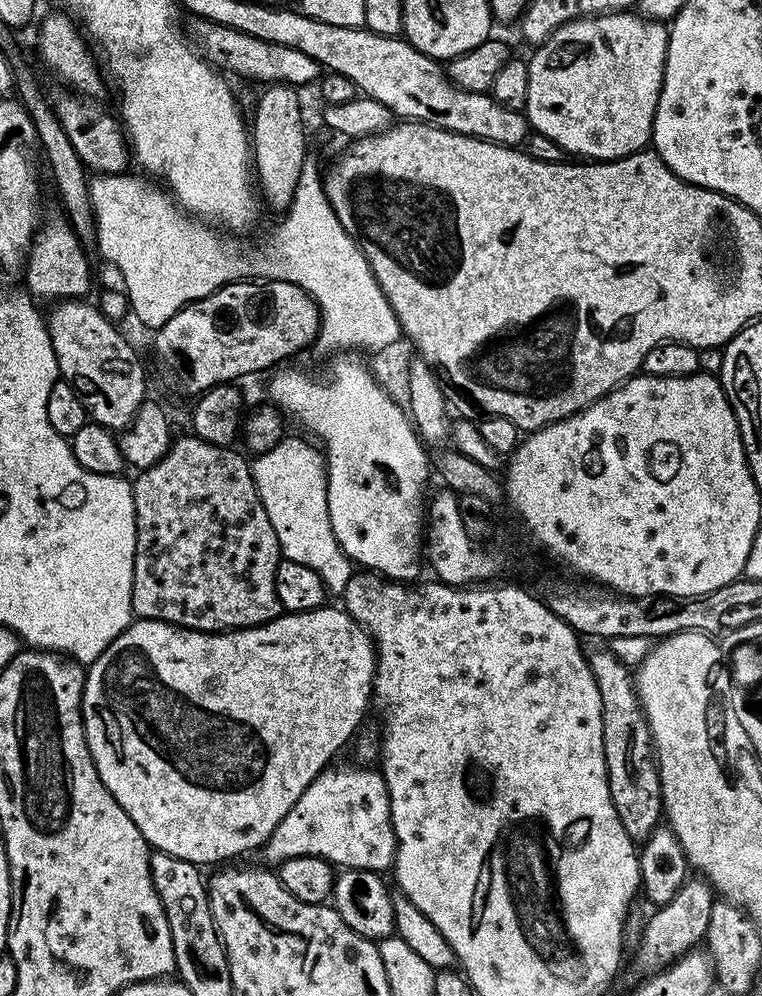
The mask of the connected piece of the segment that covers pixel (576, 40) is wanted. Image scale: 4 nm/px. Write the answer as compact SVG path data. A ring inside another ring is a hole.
M625 10L623 12L603 12L601 16L582 16L578 20L571 20L568 24L563 24L560 29L555 32L549 40L545 40L543 44L539 45L535 49L536 52L533 56L527 57L528 61L528 73L530 74L530 94L528 95L528 107L526 109L526 115L528 122L533 133L541 132L546 139L552 144L557 144L564 152L569 152L569 157L572 158L583 158L588 162L603 162L606 160L620 160L623 156L631 156L633 152L641 151L651 141L652 138L652 127L654 126L654 114L658 110L658 98L660 97L660 91L664 85L664 67L666 66L666 54L668 53L668 28L665 27L661 21L650 20L647 16L641 16L632 10Z

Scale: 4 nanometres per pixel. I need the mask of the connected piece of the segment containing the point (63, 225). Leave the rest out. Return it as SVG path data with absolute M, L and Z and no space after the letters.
M63 219L60 220L52 220L48 225L45 223L37 231L32 247L28 249L26 273L28 272L29 289L27 288L27 291L37 301L79 300L87 297L89 295L87 292L92 288L92 280L88 277L90 256L81 247L71 225Z

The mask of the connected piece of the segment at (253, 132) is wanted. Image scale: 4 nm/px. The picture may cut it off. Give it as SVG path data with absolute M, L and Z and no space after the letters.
M269 83L256 104L256 117L250 120L250 144L254 149L254 174L262 196L272 208L287 210L294 198L303 160L310 153L304 137L304 108L295 87L288 83Z

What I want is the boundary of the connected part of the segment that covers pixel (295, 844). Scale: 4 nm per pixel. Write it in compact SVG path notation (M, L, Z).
M329 766L319 772L306 786L302 798L290 806L286 818L278 822L274 834L264 843L262 855L269 860L272 866L279 866L285 860L299 856L321 856L333 866L346 868L365 868L371 872L387 873L396 863L396 835L390 814L390 798L388 787L383 775L379 771L371 772L368 766L355 766L356 768L336 768Z

